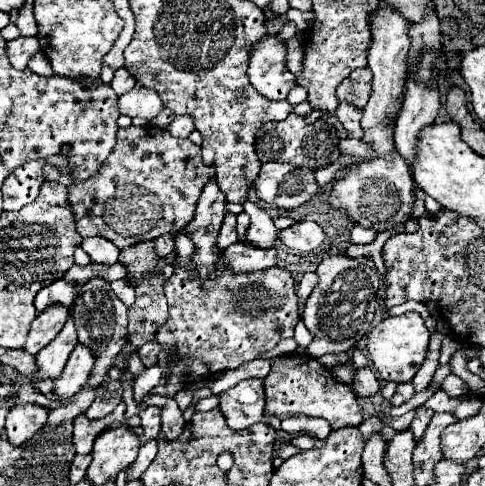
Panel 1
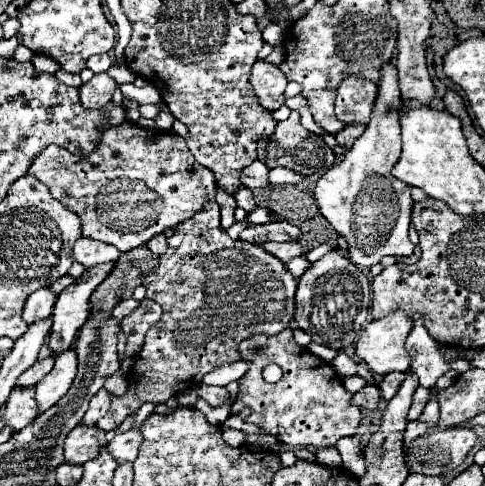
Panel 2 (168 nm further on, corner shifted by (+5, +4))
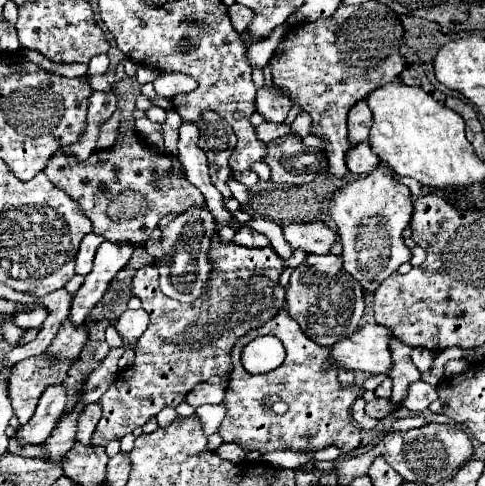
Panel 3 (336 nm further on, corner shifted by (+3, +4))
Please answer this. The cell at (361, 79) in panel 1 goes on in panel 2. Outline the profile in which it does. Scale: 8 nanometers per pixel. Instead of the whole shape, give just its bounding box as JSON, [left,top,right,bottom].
[336,76,376,124]

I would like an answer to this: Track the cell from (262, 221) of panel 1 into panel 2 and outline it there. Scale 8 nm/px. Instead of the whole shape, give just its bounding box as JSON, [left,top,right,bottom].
[234,188,256,212]

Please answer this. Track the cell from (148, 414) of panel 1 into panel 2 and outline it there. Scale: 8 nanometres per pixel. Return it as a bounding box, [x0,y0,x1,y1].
[110,428,142,464]

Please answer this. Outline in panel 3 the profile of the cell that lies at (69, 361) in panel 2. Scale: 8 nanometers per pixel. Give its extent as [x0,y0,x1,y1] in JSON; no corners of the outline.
[16,386,66,446]

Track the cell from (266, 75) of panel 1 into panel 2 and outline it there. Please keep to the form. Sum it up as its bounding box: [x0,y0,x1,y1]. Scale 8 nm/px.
[250,60,288,110]

